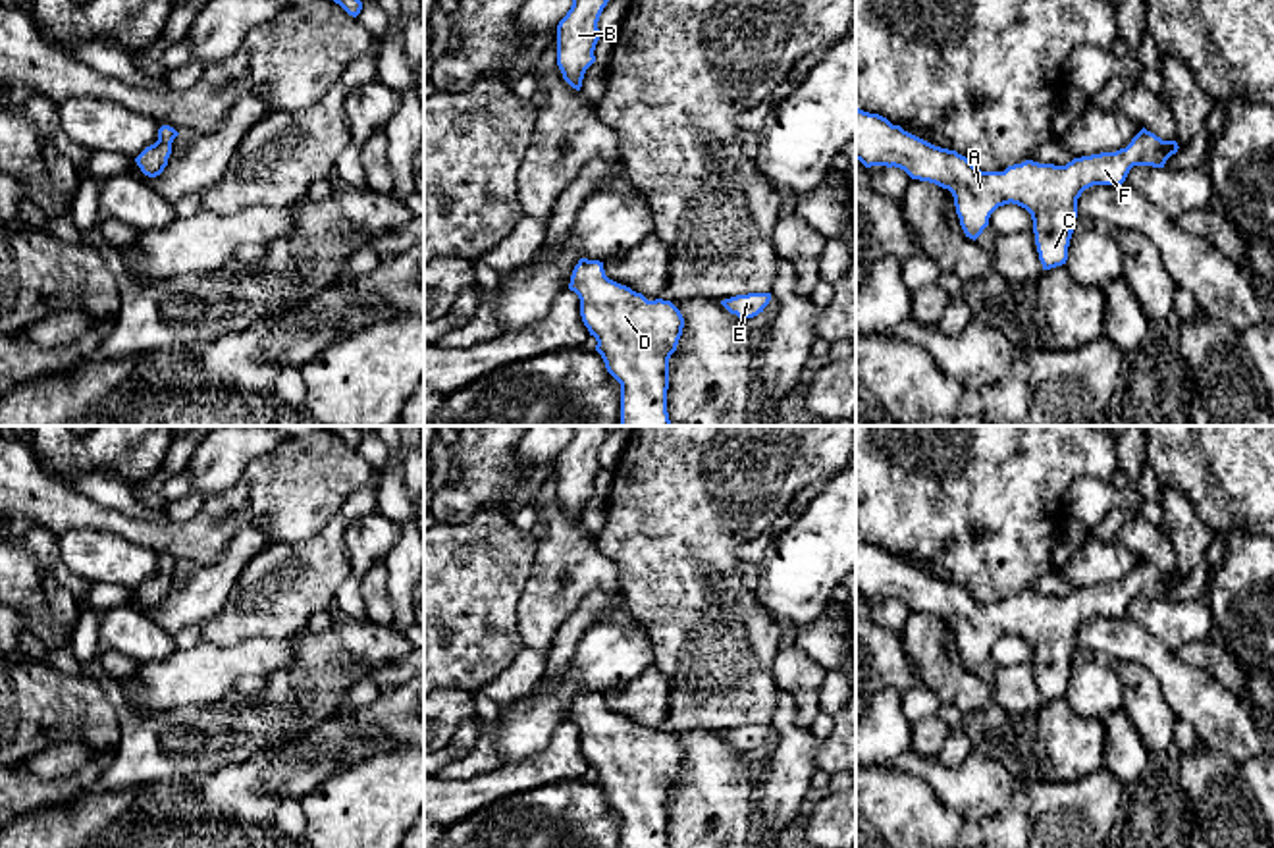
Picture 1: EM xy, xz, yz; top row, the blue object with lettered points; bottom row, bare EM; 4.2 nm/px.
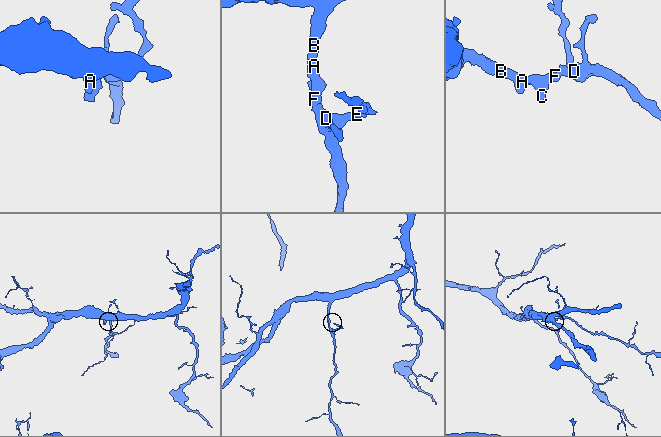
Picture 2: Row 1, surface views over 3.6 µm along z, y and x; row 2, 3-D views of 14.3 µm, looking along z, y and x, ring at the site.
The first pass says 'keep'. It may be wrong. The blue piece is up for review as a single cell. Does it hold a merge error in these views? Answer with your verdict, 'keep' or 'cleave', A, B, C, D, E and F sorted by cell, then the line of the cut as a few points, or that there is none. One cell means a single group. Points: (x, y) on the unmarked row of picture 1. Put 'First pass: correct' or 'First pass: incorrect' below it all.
keep; A B C D E F; no cut
First pass: correct

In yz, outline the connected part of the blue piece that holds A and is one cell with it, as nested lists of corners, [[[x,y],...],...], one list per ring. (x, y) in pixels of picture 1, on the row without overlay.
[[[856,540],[856,592],[865,599],[900,599],[912,611],[948,621],[960,657],[977,671],[991,646],[1018,636],[1031,646],[1043,702],[1066,696],[1077,630],[1093,617],[1122,617],[1133,597],[1164,599],[1178,584],[1176,572],[1162,572],[1145,559],[1126,580],[1074,590],[1066,597],[1025,592],[1004,603],[981,603],[956,582],[935,578],[879,545]]]

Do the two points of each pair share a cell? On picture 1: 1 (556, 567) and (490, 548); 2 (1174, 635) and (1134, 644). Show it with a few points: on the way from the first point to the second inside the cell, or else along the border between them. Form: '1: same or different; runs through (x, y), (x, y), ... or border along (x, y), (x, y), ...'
1: different; border along (538, 540), (536, 567), (517, 604)
2: different; border along (1124, 613), (1174, 652)

